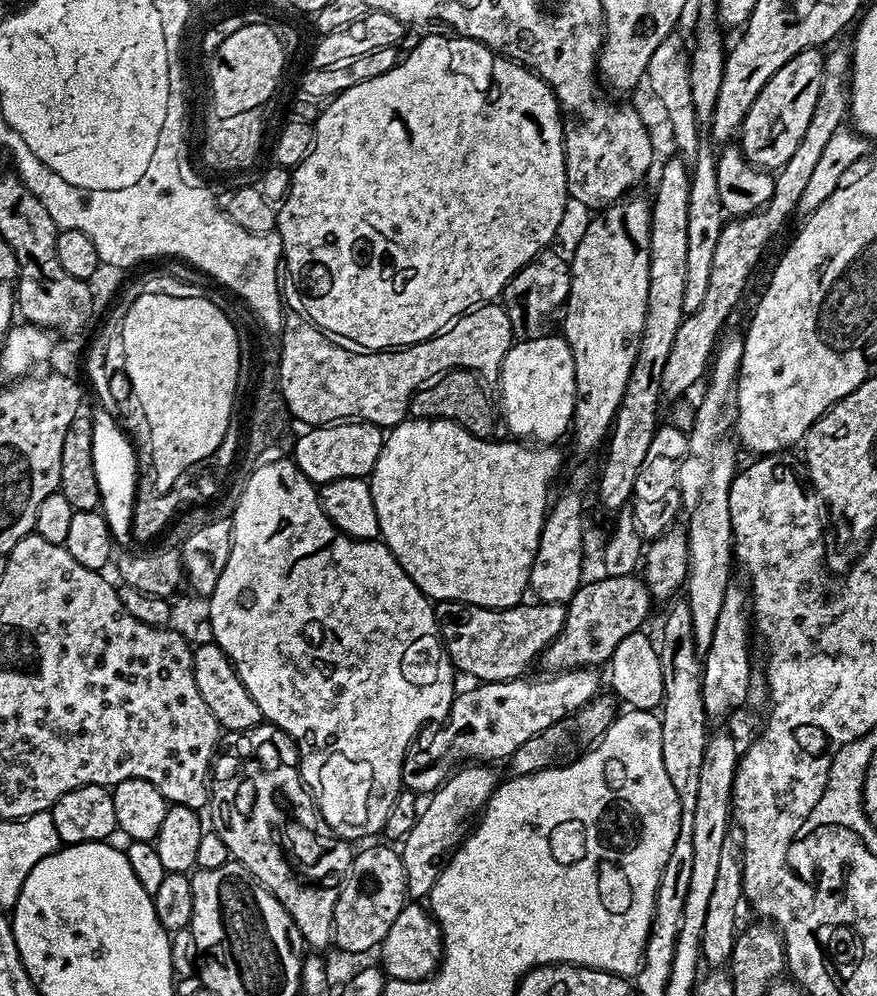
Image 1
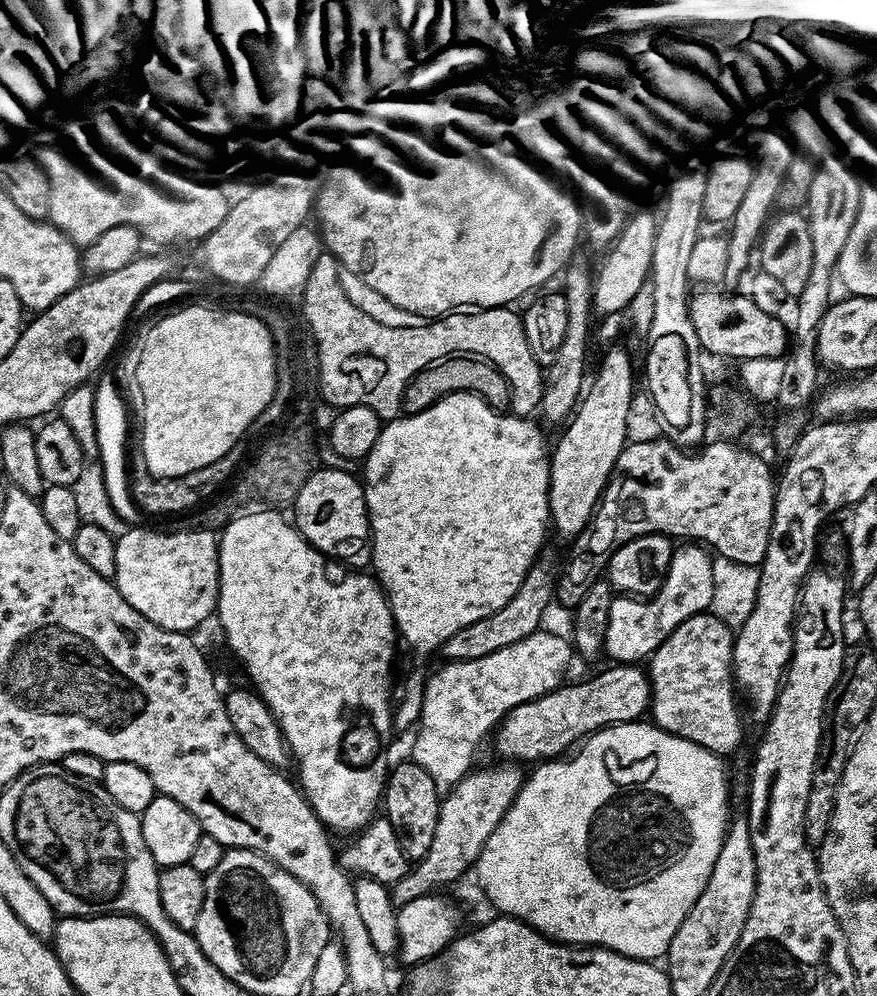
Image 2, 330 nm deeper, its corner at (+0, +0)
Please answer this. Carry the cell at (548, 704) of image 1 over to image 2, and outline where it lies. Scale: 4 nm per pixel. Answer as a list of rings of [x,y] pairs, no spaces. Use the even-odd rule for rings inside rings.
[[[679,545],[673,551],[667,574],[653,597],[640,599],[626,594],[613,597],[604,639],[604,652],[613,659],[611,661],[626,664],[645,661],[686,618],[707,611],[713,600],[712,561],[709,551],[701,545]]]

